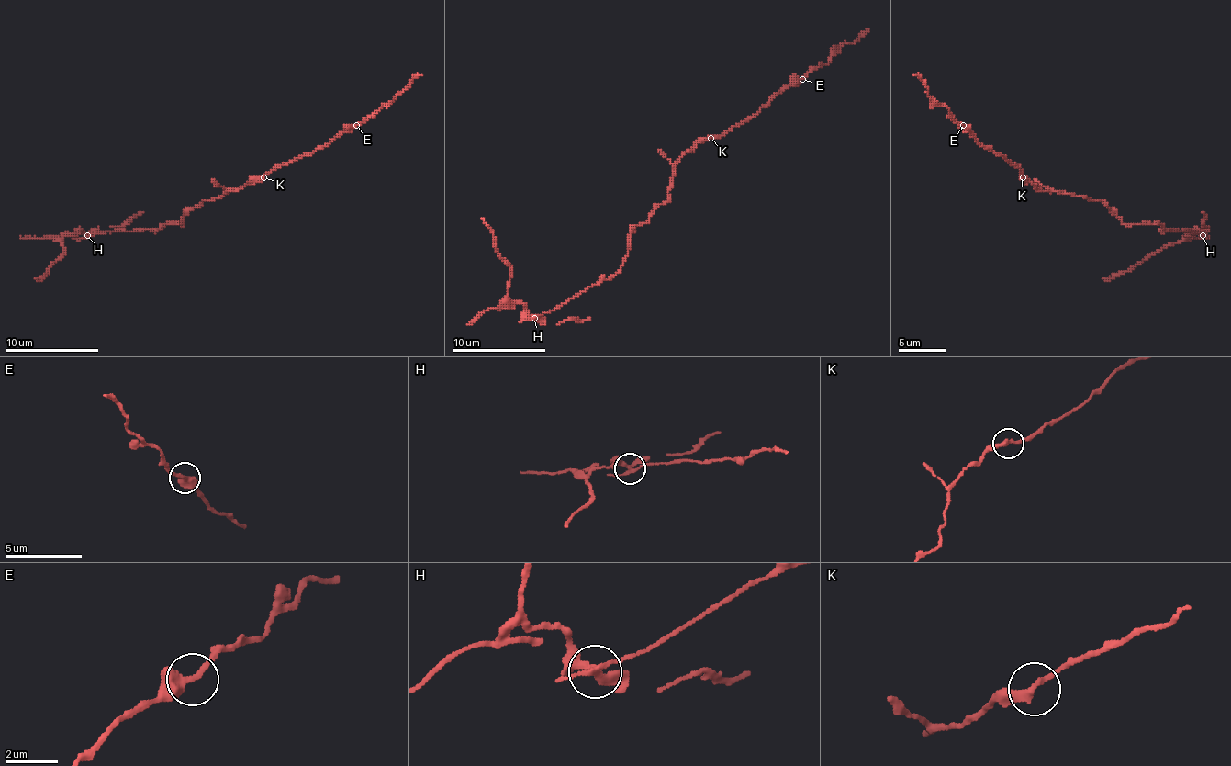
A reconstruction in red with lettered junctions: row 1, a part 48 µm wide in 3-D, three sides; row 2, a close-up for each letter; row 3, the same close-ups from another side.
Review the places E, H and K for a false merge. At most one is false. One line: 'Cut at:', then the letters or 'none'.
Cut at: H

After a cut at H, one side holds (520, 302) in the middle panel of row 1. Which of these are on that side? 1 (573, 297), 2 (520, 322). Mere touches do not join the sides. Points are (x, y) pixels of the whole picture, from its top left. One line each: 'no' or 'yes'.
1: no
2: no

